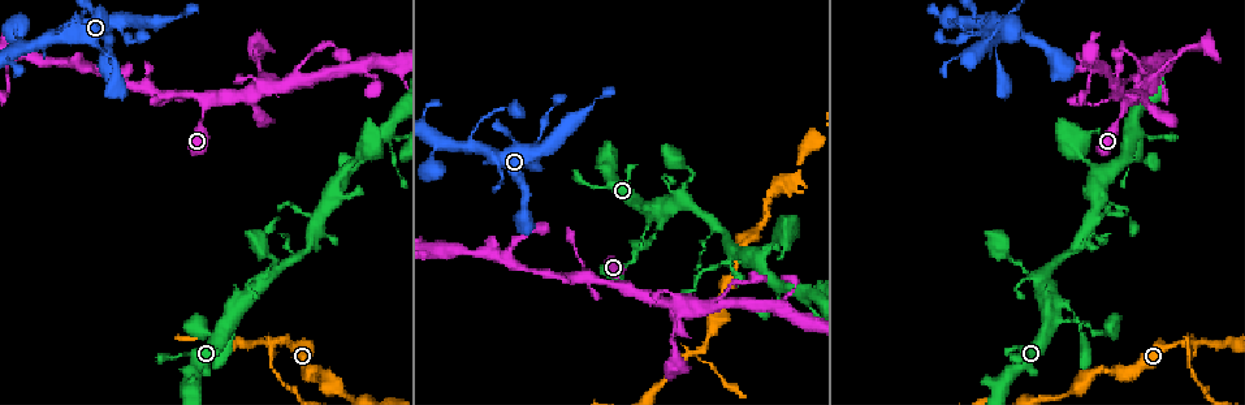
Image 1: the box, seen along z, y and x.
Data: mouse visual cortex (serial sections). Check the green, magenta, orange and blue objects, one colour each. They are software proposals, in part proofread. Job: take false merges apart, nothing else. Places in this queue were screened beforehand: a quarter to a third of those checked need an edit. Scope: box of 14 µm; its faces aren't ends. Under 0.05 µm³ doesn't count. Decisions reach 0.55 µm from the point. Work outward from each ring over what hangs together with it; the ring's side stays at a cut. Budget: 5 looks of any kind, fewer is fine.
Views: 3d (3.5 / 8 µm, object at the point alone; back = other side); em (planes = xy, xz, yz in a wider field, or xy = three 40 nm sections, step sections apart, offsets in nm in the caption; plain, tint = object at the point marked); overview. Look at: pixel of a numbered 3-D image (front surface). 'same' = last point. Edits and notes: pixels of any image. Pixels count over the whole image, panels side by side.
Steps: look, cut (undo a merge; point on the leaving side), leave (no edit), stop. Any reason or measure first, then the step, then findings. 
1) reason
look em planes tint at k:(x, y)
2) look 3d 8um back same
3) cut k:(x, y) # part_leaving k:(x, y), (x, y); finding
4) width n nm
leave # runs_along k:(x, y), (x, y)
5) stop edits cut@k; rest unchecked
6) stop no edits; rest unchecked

branch point
look 3d 3.5um at 1:(1192, 343)

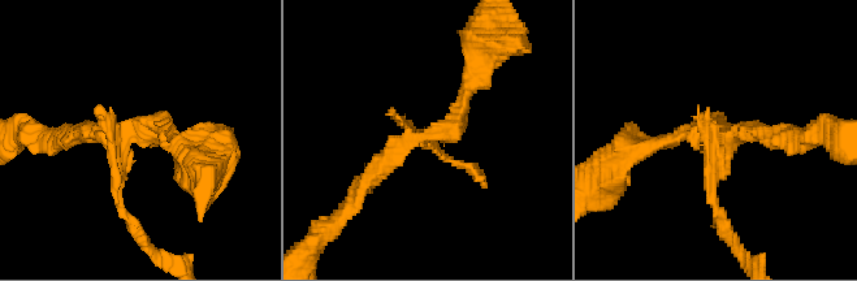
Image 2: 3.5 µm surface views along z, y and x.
now the EM
look em xy step 3 tint at 2:(130, 134)

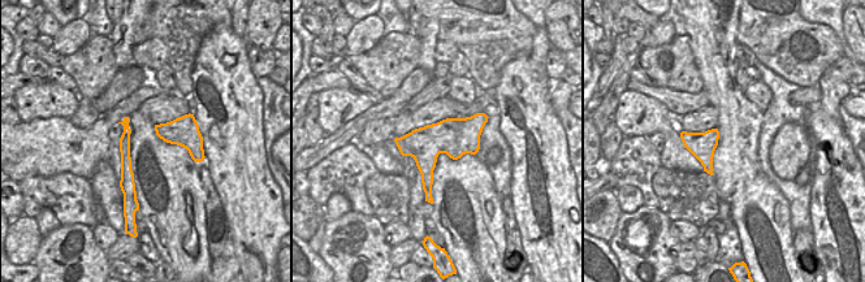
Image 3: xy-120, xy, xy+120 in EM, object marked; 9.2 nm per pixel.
look em planes tint same

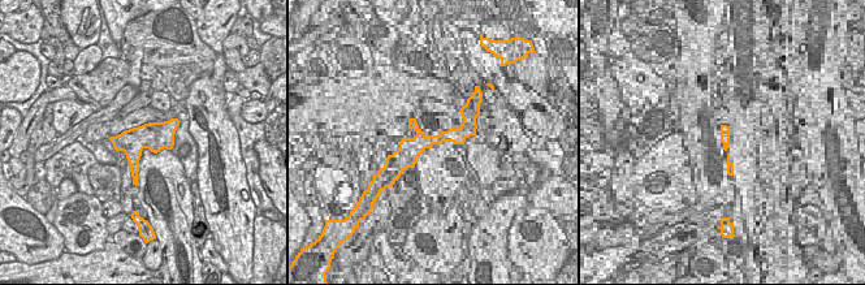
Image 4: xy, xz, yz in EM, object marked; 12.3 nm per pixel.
leave # runs_along 2:(470, 85), (450, 132), (410, 141), (358, 191); continuous, no second cell

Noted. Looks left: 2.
three arms meet
look 3d 3.5um at 1:(89, 66)

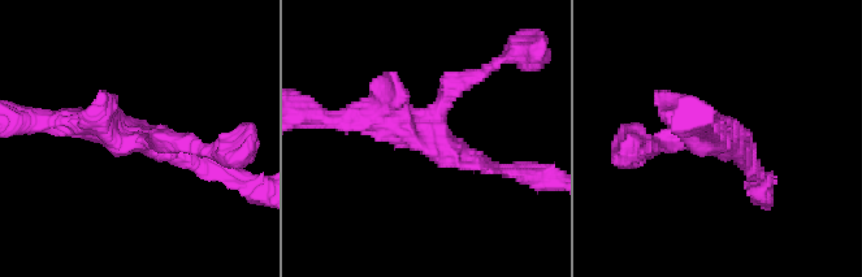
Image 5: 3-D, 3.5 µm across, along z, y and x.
arms 3; arm_widths 250, 250, 350 nm; now the EM
look em planes tint at 5:(137, 141)

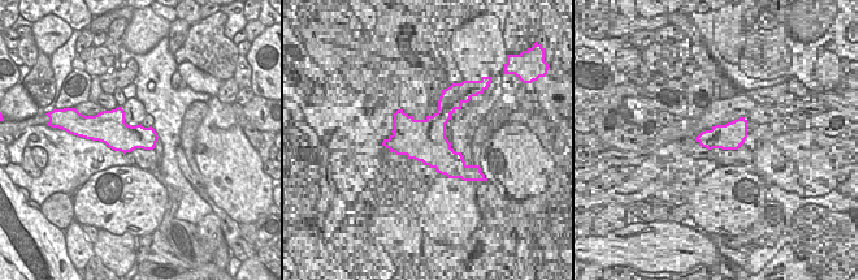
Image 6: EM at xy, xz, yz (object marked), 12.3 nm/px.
leave # runs_along 5:(499, 169), (382, 120), (347, 120); all the same cell

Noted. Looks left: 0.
stop no edits; rest unchecked

